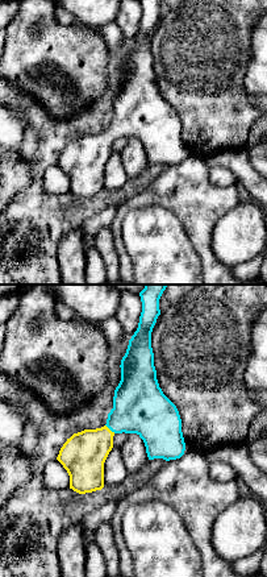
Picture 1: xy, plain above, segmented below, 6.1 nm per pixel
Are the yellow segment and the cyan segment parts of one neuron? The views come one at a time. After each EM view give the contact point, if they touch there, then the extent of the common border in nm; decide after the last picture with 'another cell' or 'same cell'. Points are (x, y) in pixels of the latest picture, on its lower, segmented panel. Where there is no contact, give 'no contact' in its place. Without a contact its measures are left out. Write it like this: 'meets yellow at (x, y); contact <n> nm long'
meets yellow at (109, 430); contact 80 nm long

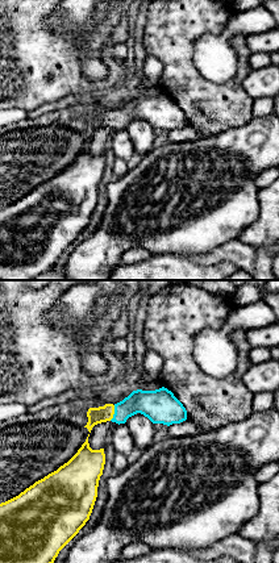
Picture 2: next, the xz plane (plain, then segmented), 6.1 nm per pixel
meets yellow at (113, 413); contact 100 nm long

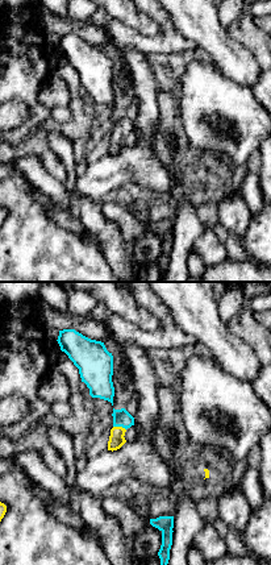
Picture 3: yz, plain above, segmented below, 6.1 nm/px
meets yellow at (120, 427); contact 80 nm long

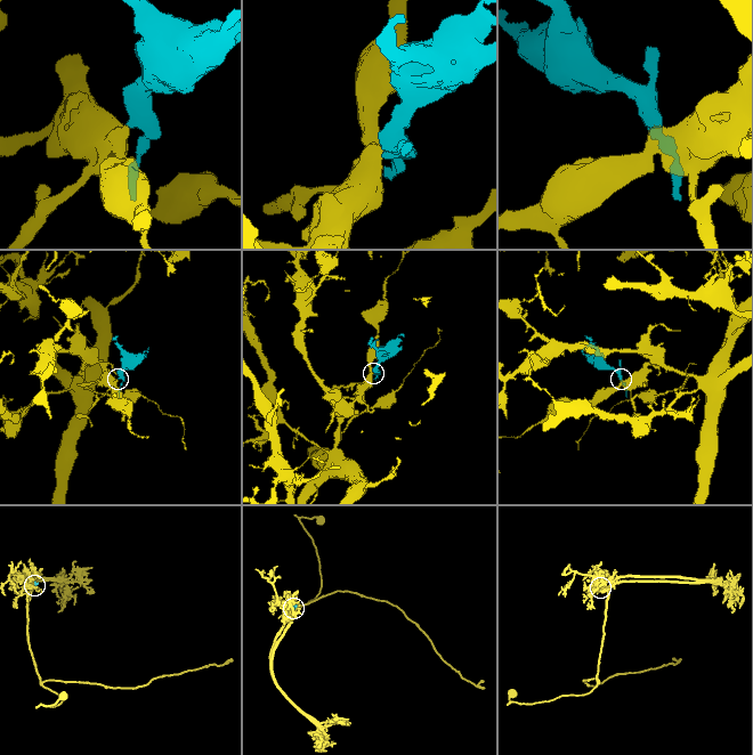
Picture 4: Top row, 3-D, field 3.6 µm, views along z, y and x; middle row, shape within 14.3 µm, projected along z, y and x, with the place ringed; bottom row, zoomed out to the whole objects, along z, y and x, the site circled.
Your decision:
same cell

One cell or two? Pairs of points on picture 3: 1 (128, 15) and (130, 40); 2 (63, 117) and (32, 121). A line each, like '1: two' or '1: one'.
1: two
2: two

